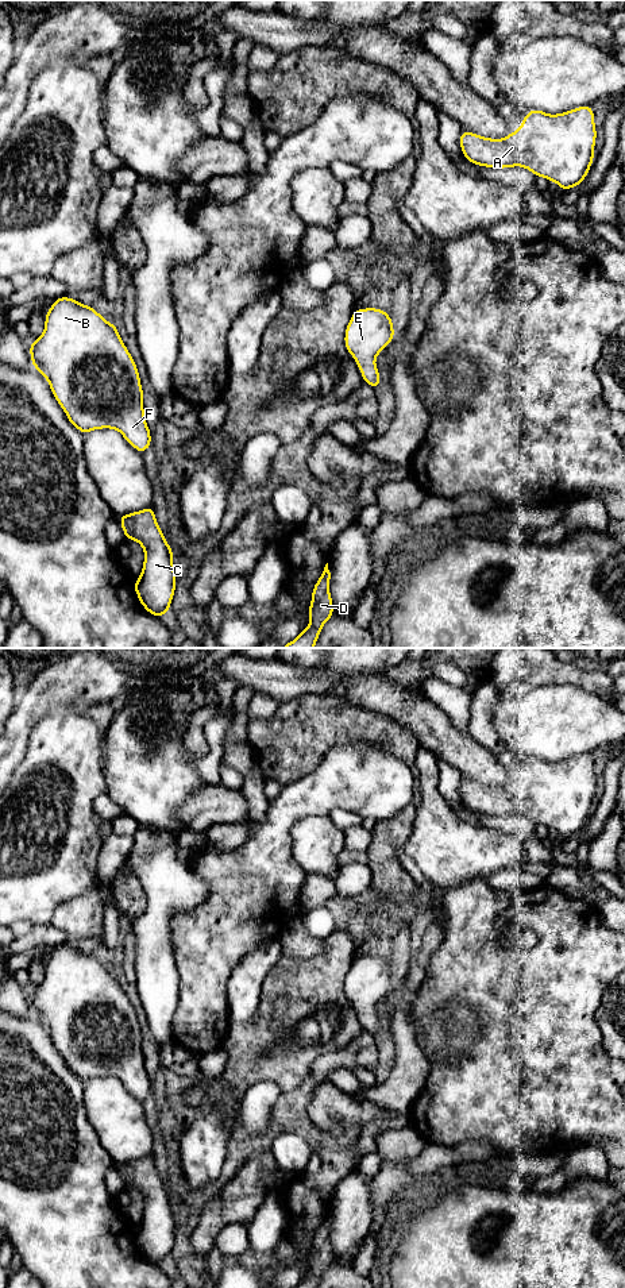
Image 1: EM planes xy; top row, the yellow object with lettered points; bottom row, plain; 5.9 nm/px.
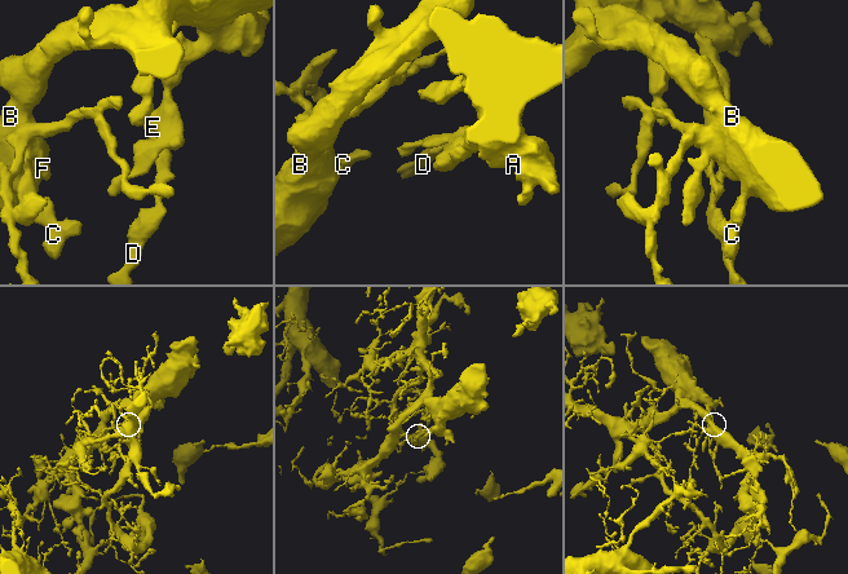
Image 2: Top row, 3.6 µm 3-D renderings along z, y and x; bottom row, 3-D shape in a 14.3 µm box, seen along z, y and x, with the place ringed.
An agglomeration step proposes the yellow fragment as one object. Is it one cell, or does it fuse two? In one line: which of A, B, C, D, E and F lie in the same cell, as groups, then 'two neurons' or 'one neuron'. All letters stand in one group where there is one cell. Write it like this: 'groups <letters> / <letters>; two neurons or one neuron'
groups A B C D E F; one neuron

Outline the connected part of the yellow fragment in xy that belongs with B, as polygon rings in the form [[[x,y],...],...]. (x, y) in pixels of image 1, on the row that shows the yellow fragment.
[[[58,297],[46,312],[43,333],[30,343],[30,355],[67,420],[82,435],[111,428],[119,431],[138,452],[150,448],[151,433],[144,419],[140,377],[116,324],[108,323],[89,305]]]

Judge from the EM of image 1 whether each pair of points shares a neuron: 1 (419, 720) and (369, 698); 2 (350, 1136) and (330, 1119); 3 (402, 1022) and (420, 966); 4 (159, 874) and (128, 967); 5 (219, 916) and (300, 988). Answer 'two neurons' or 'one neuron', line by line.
1: one neuron
2: two neurons
3: one neuron
4: two neurons
5: two neurons

